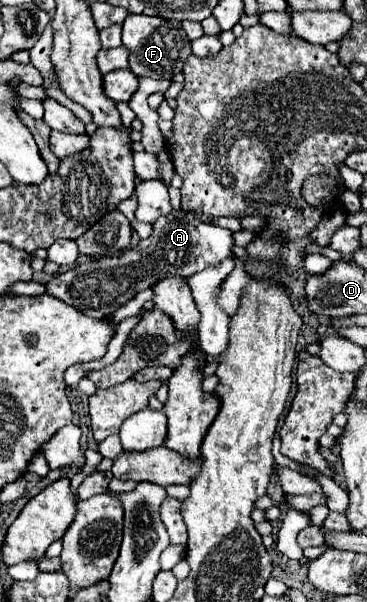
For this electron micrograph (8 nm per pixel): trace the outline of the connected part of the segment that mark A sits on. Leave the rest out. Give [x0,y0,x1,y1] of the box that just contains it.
[45,210,233,320]

